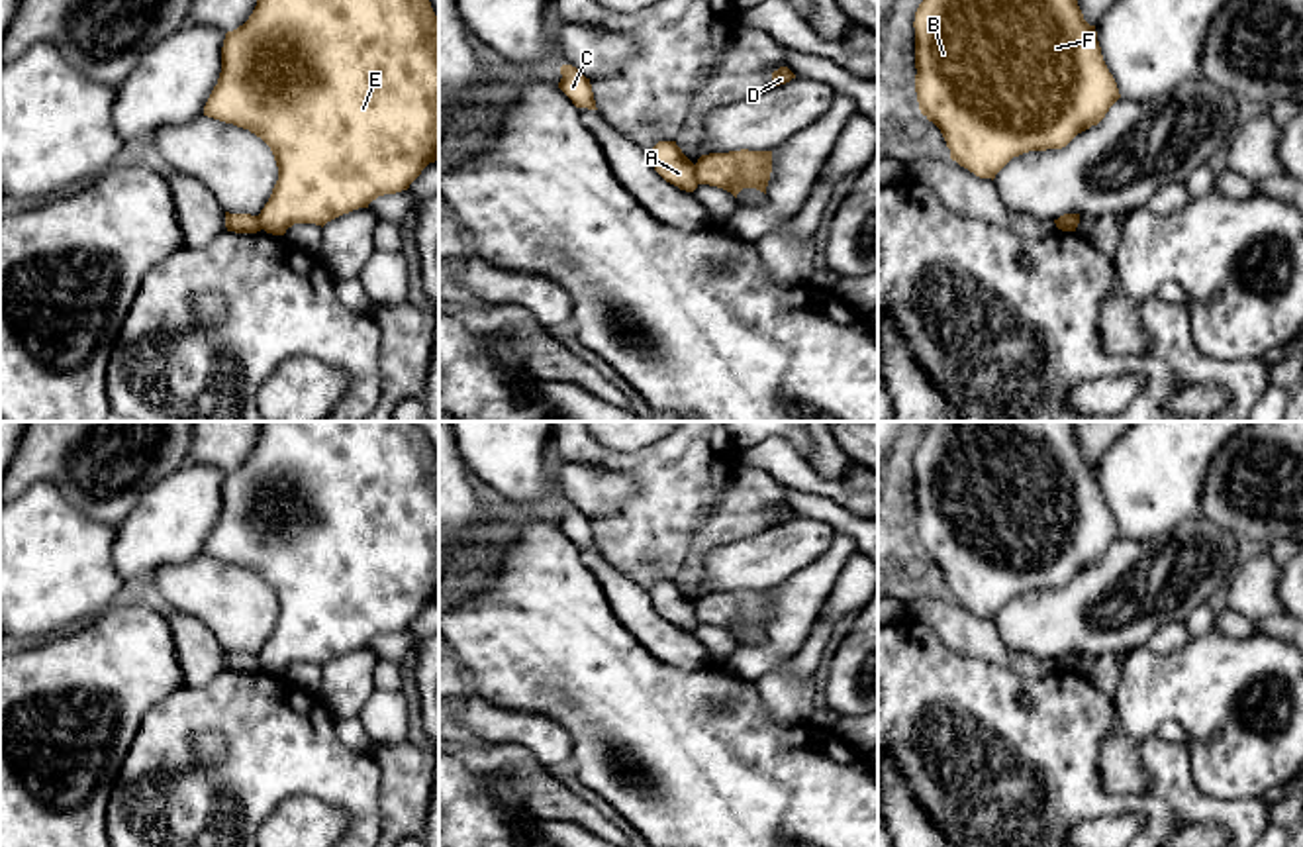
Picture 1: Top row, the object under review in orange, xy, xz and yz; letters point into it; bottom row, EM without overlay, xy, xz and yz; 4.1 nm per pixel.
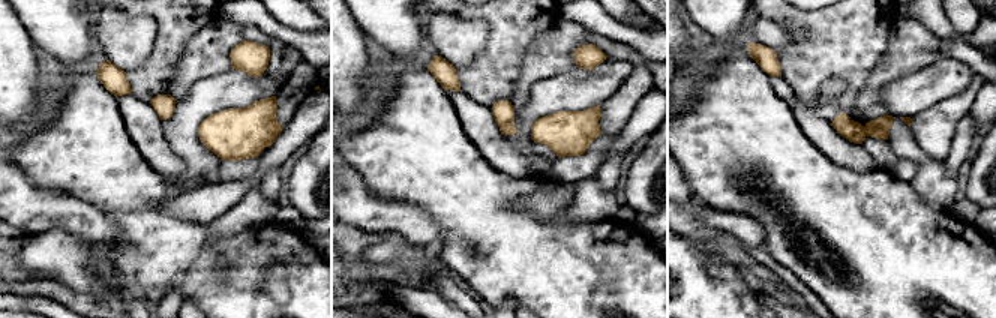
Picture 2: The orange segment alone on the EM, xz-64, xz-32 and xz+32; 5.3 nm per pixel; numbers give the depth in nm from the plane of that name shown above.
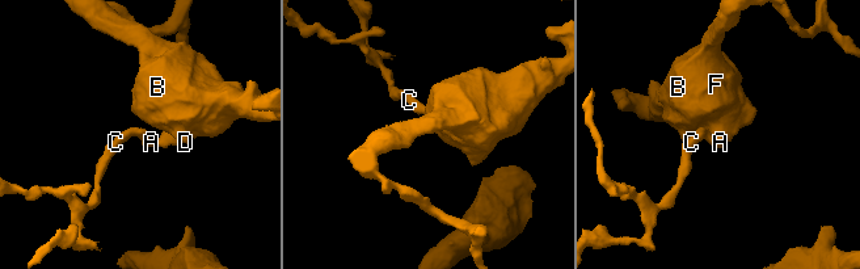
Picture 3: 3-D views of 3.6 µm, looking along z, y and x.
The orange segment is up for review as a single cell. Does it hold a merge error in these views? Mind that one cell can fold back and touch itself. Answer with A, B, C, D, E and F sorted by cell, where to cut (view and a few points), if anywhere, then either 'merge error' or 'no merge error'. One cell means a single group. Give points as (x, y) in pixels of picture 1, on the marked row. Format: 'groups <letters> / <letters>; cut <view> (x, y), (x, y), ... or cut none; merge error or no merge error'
groups A C / B D E F; cut xz (694, 165), (698, 183); merge error

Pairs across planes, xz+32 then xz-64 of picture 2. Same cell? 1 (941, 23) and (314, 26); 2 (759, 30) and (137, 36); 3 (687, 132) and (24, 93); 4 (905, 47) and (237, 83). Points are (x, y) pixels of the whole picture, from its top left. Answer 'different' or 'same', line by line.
1: different
2: same
3: different
4: different

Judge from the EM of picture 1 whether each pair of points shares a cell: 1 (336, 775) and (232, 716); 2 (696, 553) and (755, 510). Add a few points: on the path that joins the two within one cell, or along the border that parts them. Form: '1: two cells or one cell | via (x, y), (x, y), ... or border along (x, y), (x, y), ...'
1: one cell | via (310, 759), (294, 751), (257, 716)
2: one cell | via (710, 540), (741, 512)

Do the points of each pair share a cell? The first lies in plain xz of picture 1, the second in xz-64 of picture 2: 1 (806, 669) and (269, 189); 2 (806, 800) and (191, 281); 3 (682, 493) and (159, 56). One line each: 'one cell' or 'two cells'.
1: one cell
2: one cell
3: one cell

